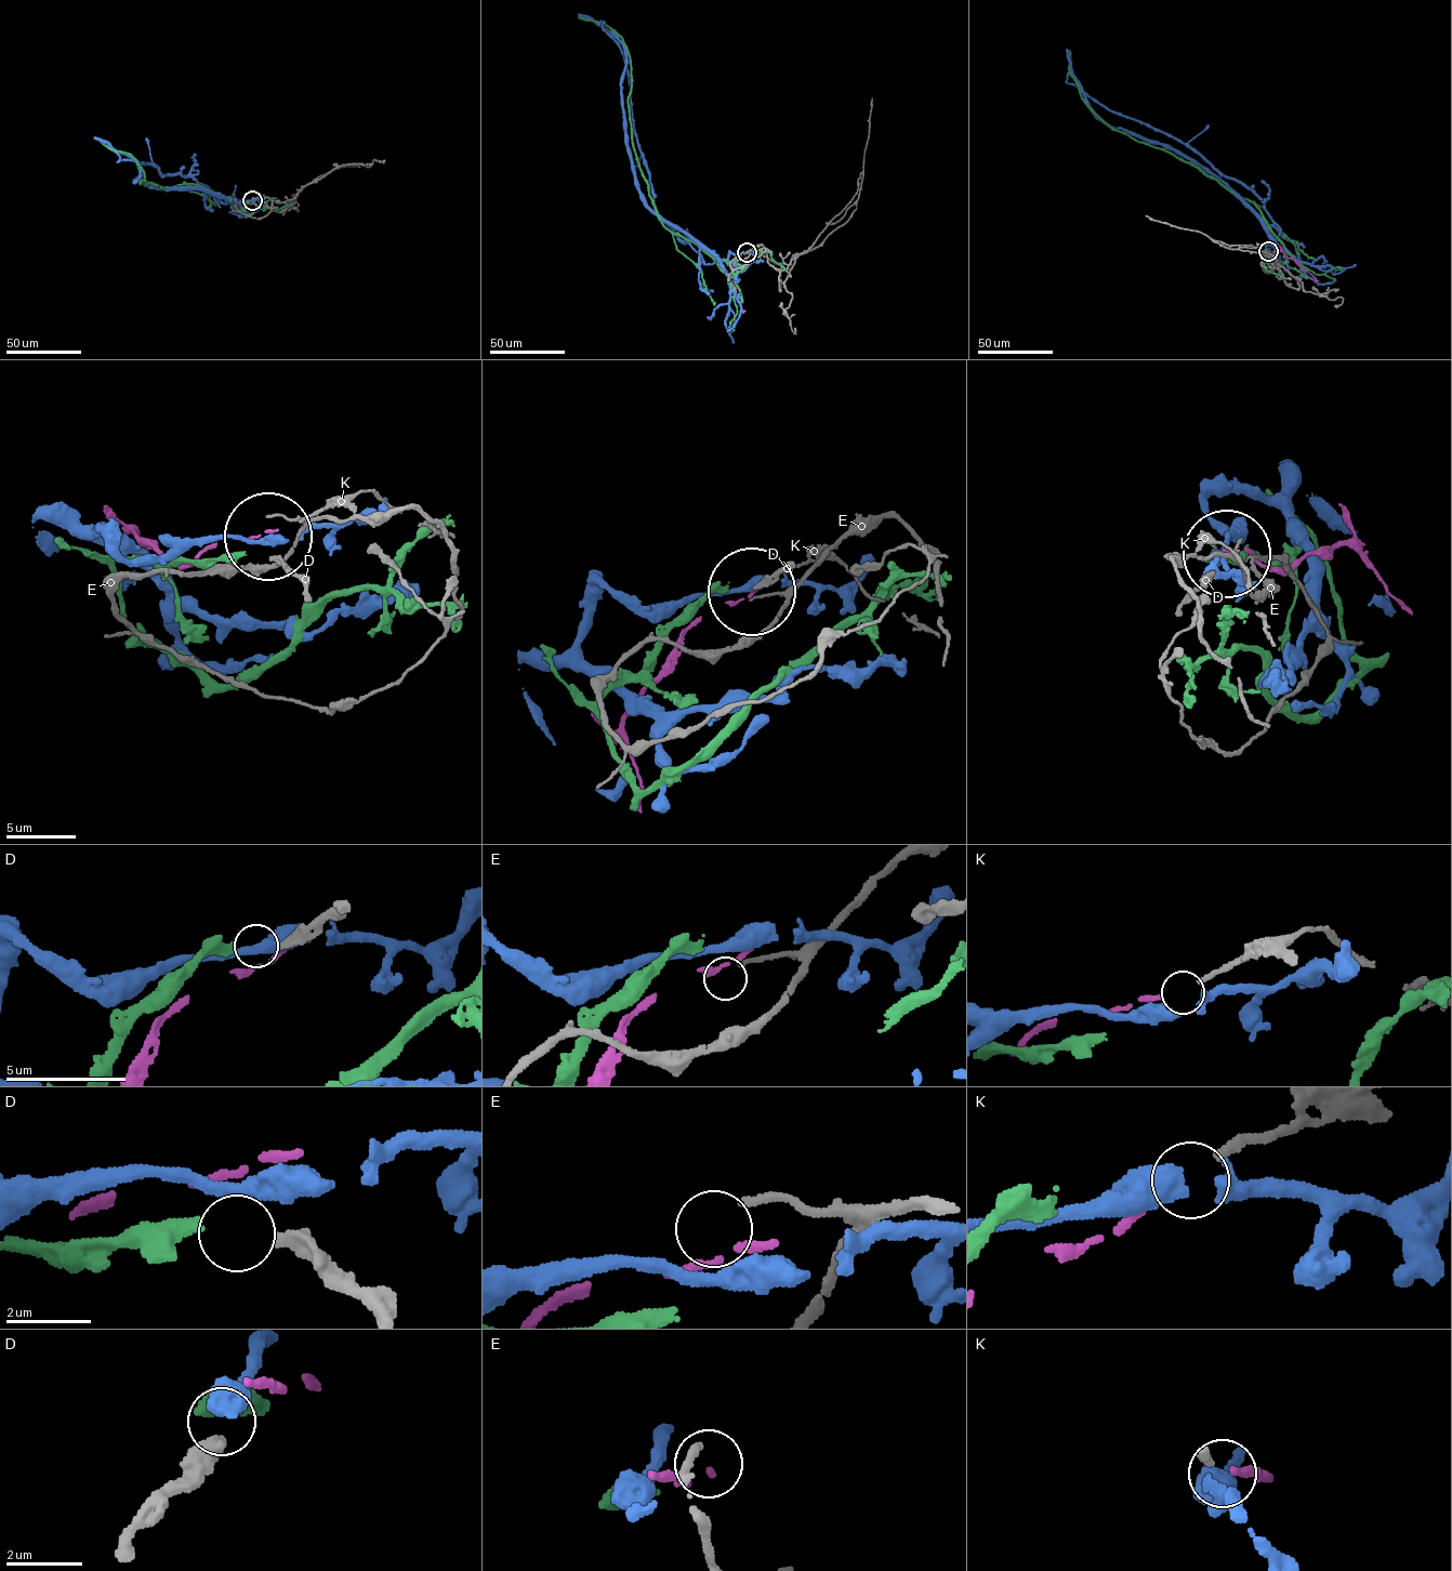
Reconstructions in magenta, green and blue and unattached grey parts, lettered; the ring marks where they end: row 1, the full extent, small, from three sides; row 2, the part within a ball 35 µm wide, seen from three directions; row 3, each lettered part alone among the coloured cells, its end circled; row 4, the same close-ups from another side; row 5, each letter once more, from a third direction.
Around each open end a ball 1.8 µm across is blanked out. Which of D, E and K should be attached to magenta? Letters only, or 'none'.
K

